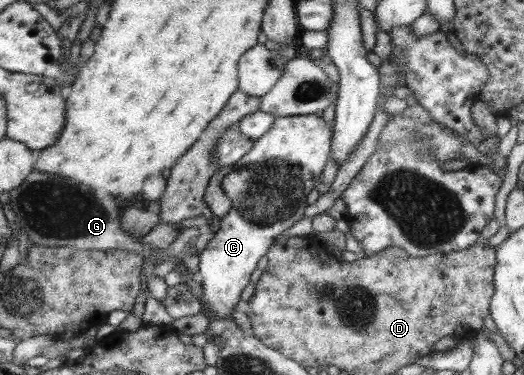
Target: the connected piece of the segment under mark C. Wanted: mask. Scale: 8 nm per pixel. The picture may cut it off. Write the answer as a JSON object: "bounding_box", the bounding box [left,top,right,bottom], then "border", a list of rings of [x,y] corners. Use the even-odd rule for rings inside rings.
{"bounding_box":[198,114,331,319],"border":[[[316,114],[278,117],[268,133],[256,141],[256,145],[240,161],[232,163],[231,171],[221,179],[220,187],[230,201],[230,208],[220,219],[220,228],[198,253],[199,275],[201,275],[200,301],[208,313],[217,319],[231,319],[233,307],[239,303],[243,287],[249,283],[251,271],[257,267],[257,261],[267,253],[273,239],[287,227],[291,227],[305,213],[305,197],[313,190],[315,180],[320,180],[321,170],[327,163],[331,150],[331,127]]]}

